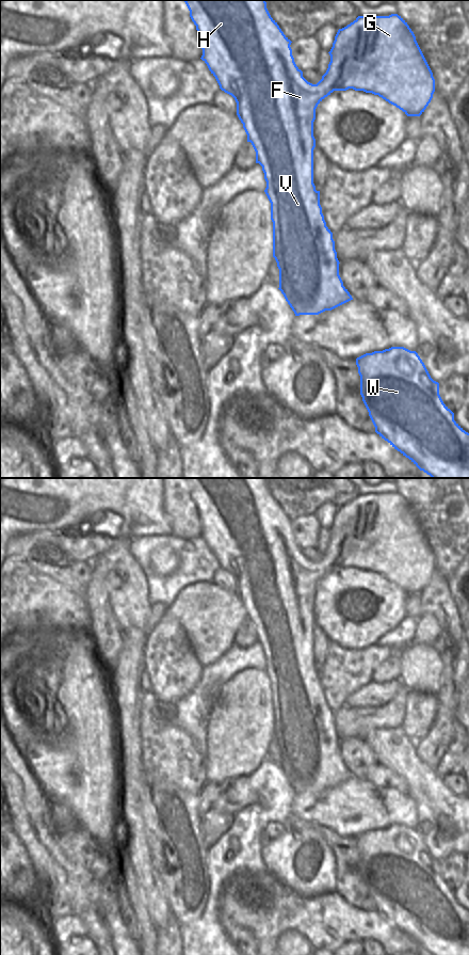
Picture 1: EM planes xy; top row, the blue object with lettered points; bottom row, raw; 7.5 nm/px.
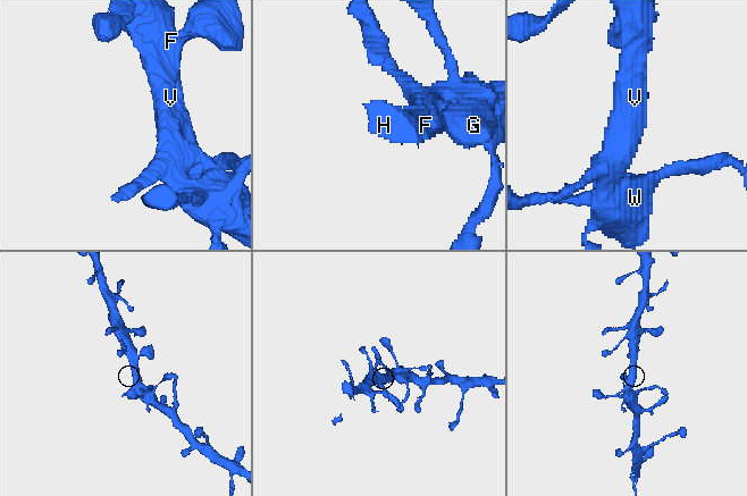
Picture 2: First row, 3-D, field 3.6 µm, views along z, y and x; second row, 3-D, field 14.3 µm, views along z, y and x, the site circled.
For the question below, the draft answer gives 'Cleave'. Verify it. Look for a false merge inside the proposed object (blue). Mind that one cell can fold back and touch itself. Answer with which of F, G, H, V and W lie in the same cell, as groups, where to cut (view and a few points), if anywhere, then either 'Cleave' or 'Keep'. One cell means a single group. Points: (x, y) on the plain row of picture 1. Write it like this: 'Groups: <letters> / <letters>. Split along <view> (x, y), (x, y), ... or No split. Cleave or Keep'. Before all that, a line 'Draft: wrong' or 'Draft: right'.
Draft: wrong
Groups: F G H V W. No split. Keep

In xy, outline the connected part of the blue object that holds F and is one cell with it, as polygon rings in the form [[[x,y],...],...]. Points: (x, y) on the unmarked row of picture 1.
[[[184,478],[189,489],[190,495],[200,516],[200,525],[203,527],[201,538],[207,542],[211,552],[215,555],[220,567],[225,571],[231,573],[237,580],[237,593],[247,612],[247,620],[250,620],[256,630],[256,641],[262,644],[266,666],[264,668],[271,681],[271,698],[273,700],[273,735],[277,741],[279,747],[279,768],[284,773],[286,779],[294,790],[295,794],[300,793],[319,793],[325,789],[331,789],[351,778],[352,774],[343,764],[343,760],[339,753],[339,738],[335,728],[335,719],[333,711],[326,704],[322,685],[320,683],[320,669],[316,668],[313,662],[313,627],[316,625],[316,617],[313,615],[313,600],[316,598],[316,587],[318,583],[334,569],[346,569],[353,567],[355,569],[363,569],[378,573],[389,582],[402,588],[407,594],[420,594],[433,576],[435,570],[435,557],[433,551],[416,519],[416,514],[407,500],[398,492],[389,494],[358,494],[353,500],[346,505],[339,507],[333,525],[328,530],[330,540],[326,551],[322,557],[312,562],[303,555],[303,550],[296,544],[290,525],[291,519],[284,512],[277,500],[271,495],[265,478]]]

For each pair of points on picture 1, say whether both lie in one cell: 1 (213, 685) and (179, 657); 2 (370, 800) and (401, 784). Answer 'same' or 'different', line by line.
1: different
2: different

